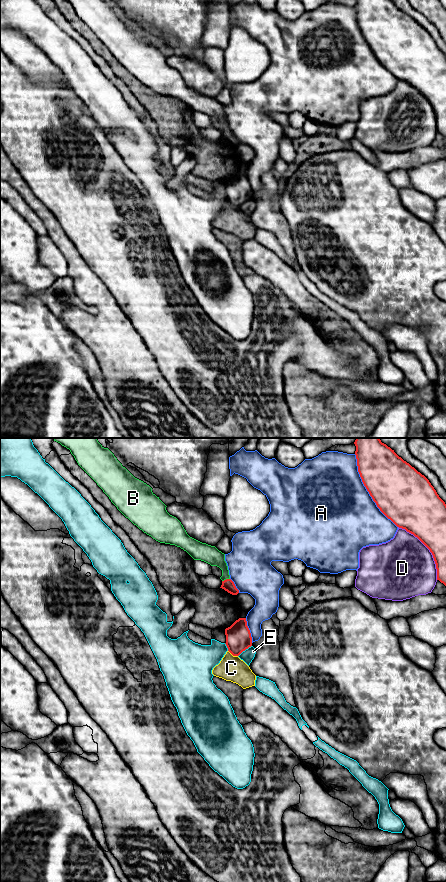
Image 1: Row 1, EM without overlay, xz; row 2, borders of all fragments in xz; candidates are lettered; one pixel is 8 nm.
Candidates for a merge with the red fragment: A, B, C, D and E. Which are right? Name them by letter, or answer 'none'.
none

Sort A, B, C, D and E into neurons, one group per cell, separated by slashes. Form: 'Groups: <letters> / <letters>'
Groups: A / B / C / D / E

